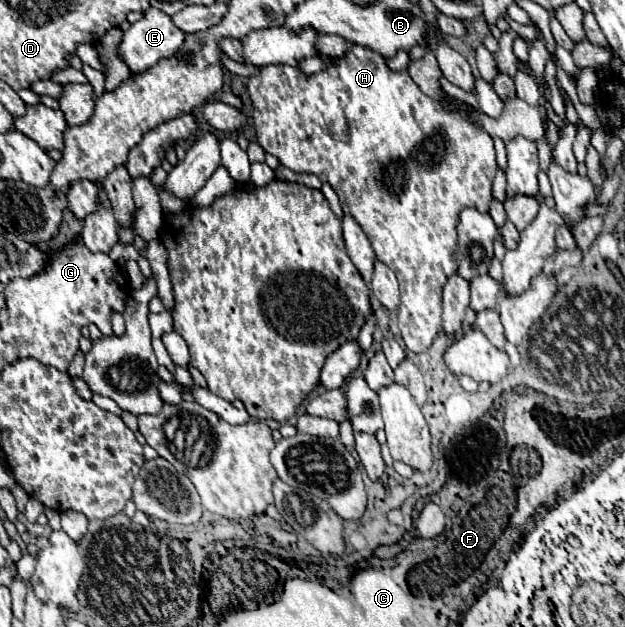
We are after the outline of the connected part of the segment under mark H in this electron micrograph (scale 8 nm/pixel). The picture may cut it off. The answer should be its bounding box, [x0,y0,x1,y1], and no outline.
[248,46,498,354]

